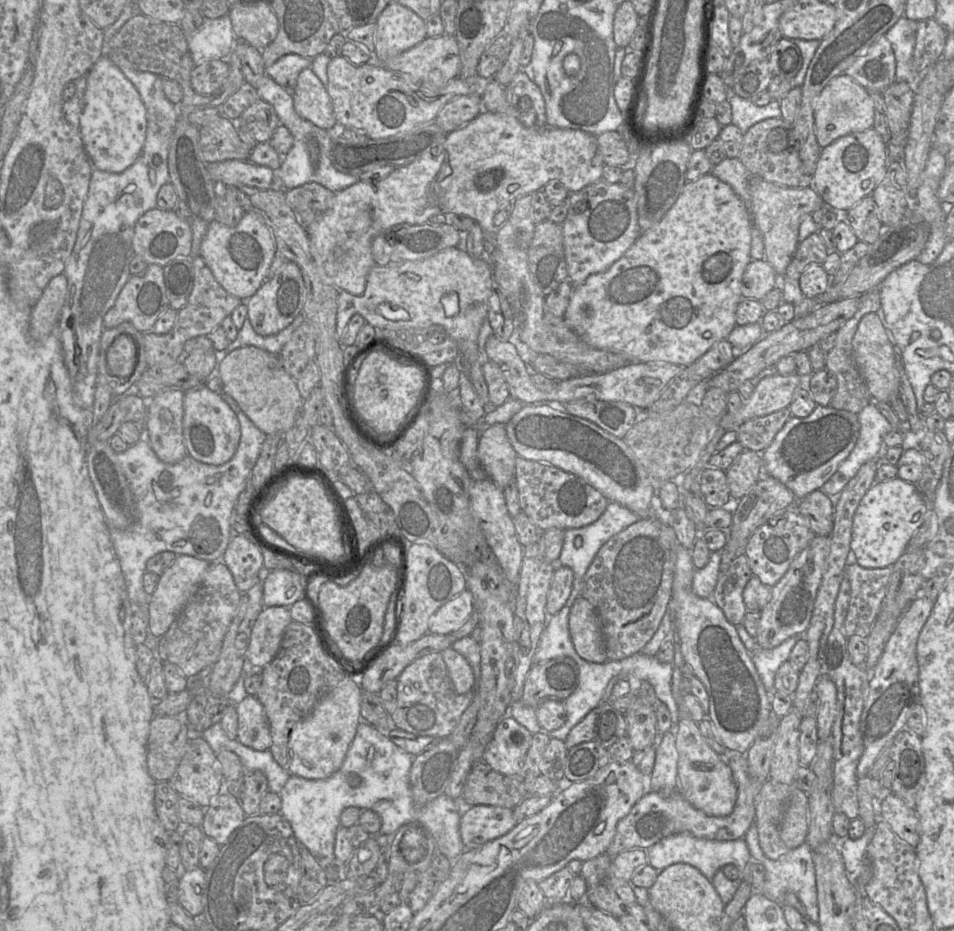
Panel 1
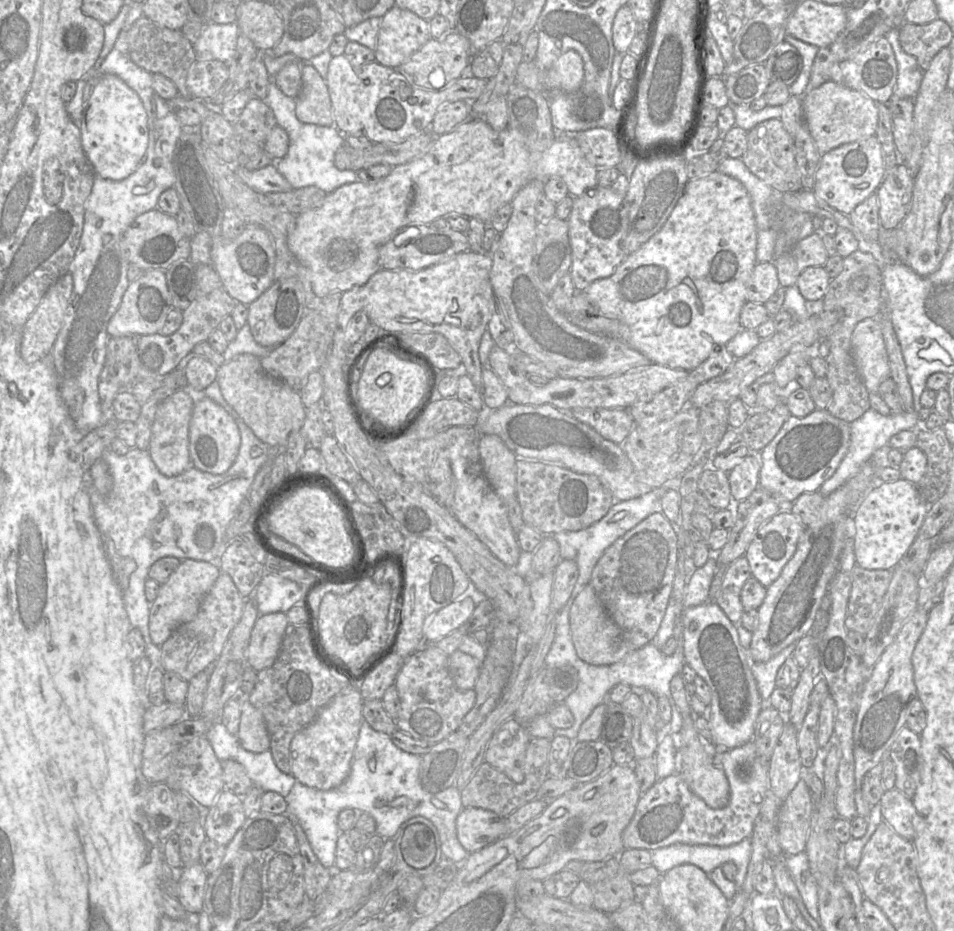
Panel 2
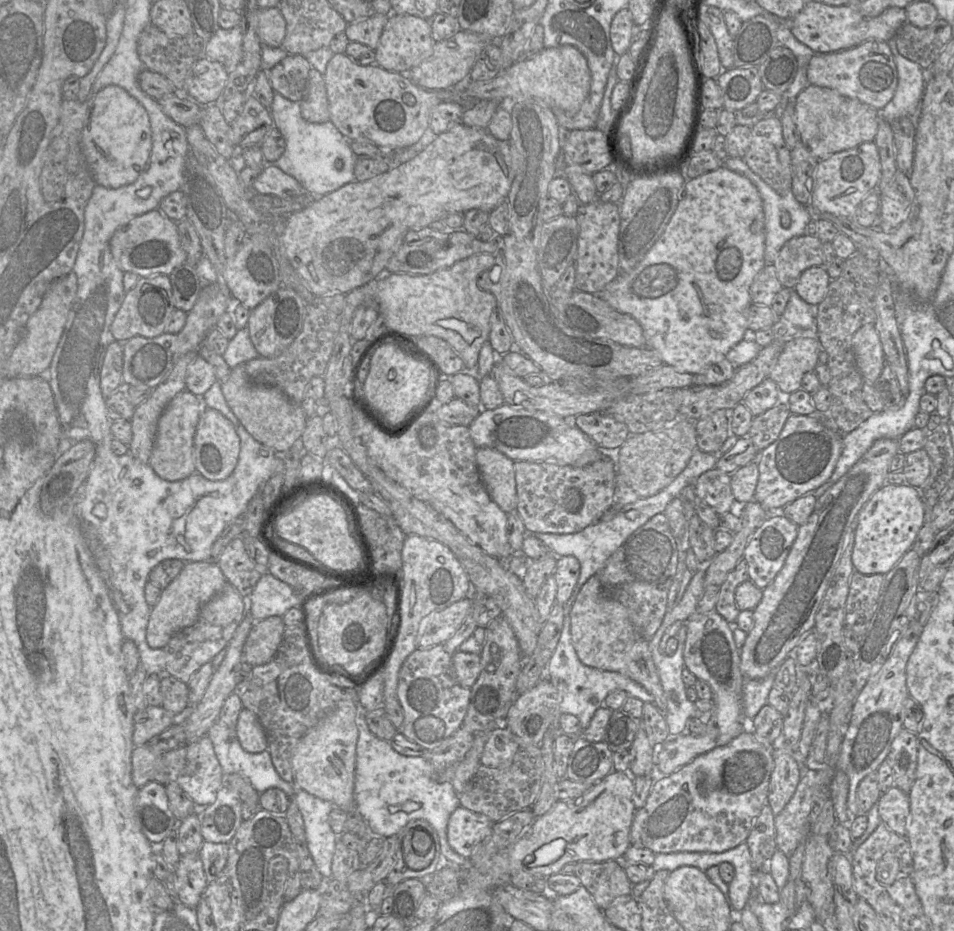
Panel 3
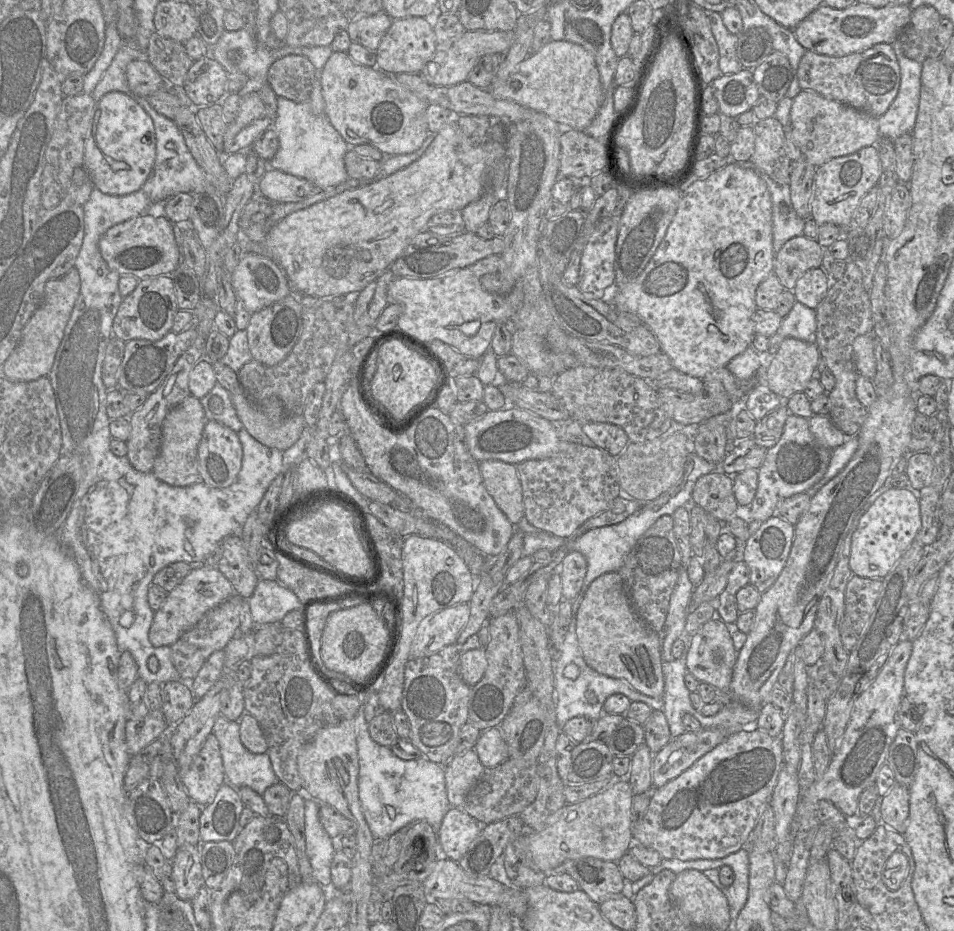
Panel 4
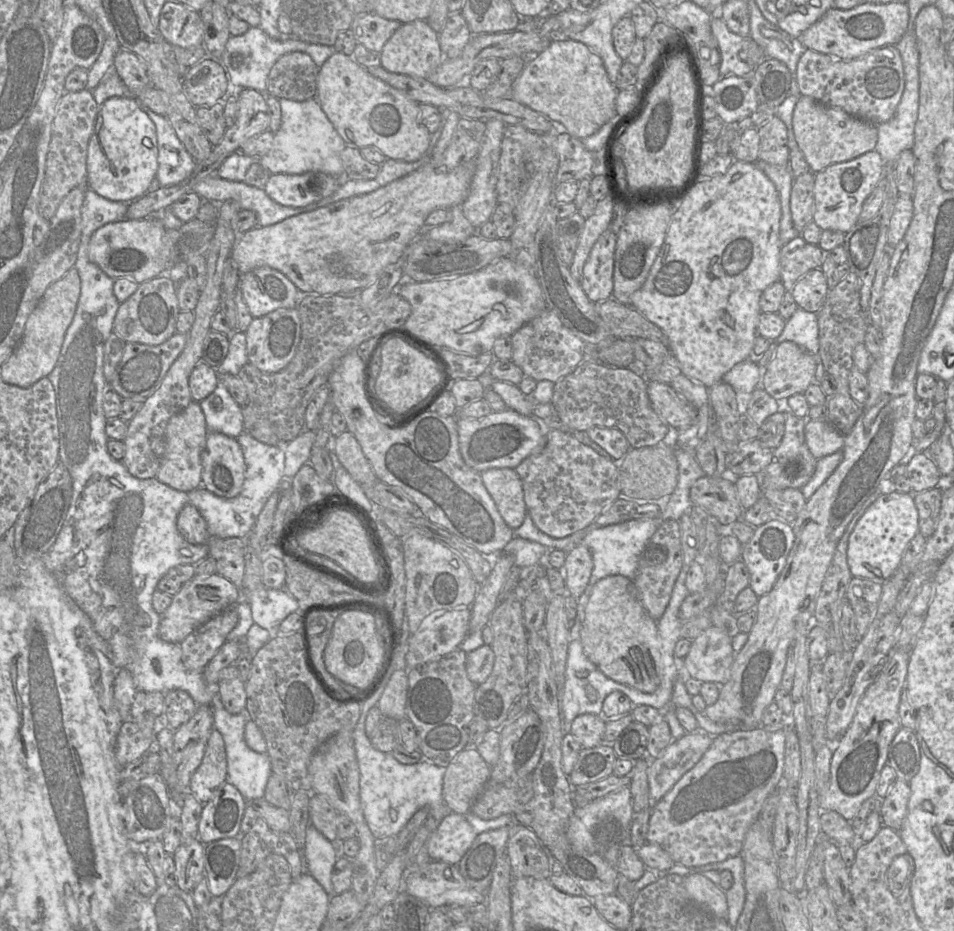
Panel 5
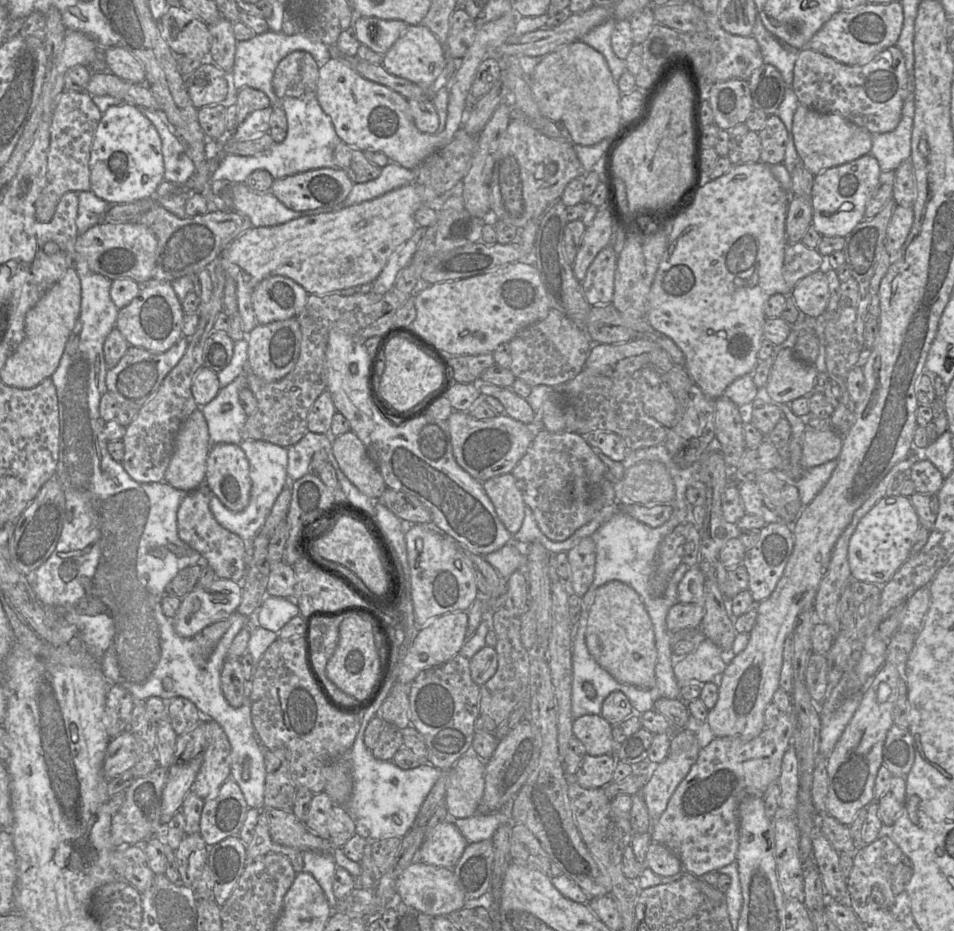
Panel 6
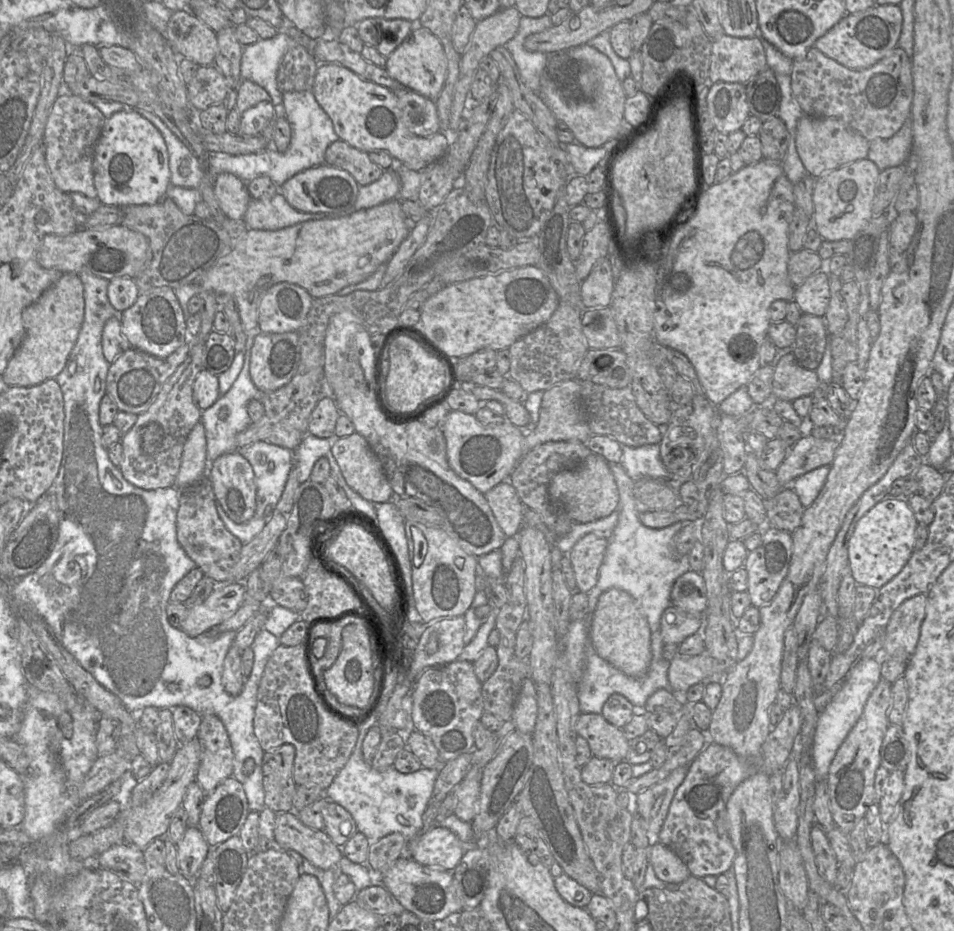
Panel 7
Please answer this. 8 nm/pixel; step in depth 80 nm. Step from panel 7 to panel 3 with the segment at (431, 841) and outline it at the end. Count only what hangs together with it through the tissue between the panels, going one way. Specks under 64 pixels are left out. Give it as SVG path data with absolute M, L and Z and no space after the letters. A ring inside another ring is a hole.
M457 807L447 825L447 838L451 848L469 858L473 849L490 835L494 822L487 816L464 807Z

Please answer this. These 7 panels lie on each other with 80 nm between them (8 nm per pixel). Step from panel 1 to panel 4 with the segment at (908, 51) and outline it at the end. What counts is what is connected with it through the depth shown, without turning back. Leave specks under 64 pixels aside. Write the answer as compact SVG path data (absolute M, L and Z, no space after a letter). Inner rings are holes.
M898 39L890 44L900 68L900 86L888 110L878 118L880 137L895 140L912 133L919 108L922 65L904 56Z

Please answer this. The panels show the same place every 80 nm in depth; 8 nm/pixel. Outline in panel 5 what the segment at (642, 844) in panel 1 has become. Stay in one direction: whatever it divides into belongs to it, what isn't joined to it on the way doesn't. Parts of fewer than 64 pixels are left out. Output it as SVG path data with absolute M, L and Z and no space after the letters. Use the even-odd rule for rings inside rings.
M789 724L779 730L768 731L762 726L744 729L739 728L733 732L722 733L714 736L712 744L704 753L699 762L688 772L686 772L679 781L668 791L659 801L651 806L651 813L648 823L648 832L646 835L647 843L654 843L662 847L673 859L675 863L686 867L698 867L706 864L725 861L728 858L739 855L743 842L750 826L758 820L759 814L767 797L783 783L784 756L786 745L786 733Z

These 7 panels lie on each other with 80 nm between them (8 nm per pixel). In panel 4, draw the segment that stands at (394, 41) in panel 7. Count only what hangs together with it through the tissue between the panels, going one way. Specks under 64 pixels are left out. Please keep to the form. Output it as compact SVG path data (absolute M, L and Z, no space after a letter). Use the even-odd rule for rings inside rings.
M384 12L363 15L351 20L346 31L352 42L356 42L369 50L376 51L392 22L393 19Z

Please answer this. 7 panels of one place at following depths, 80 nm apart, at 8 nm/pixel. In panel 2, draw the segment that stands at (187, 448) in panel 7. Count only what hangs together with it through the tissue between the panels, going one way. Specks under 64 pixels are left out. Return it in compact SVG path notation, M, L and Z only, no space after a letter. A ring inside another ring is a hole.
M178 389L157 407L151 430L149 453L158 470L165 476L180 475L192 466L189 453L189 422L194 404L187 391Z

